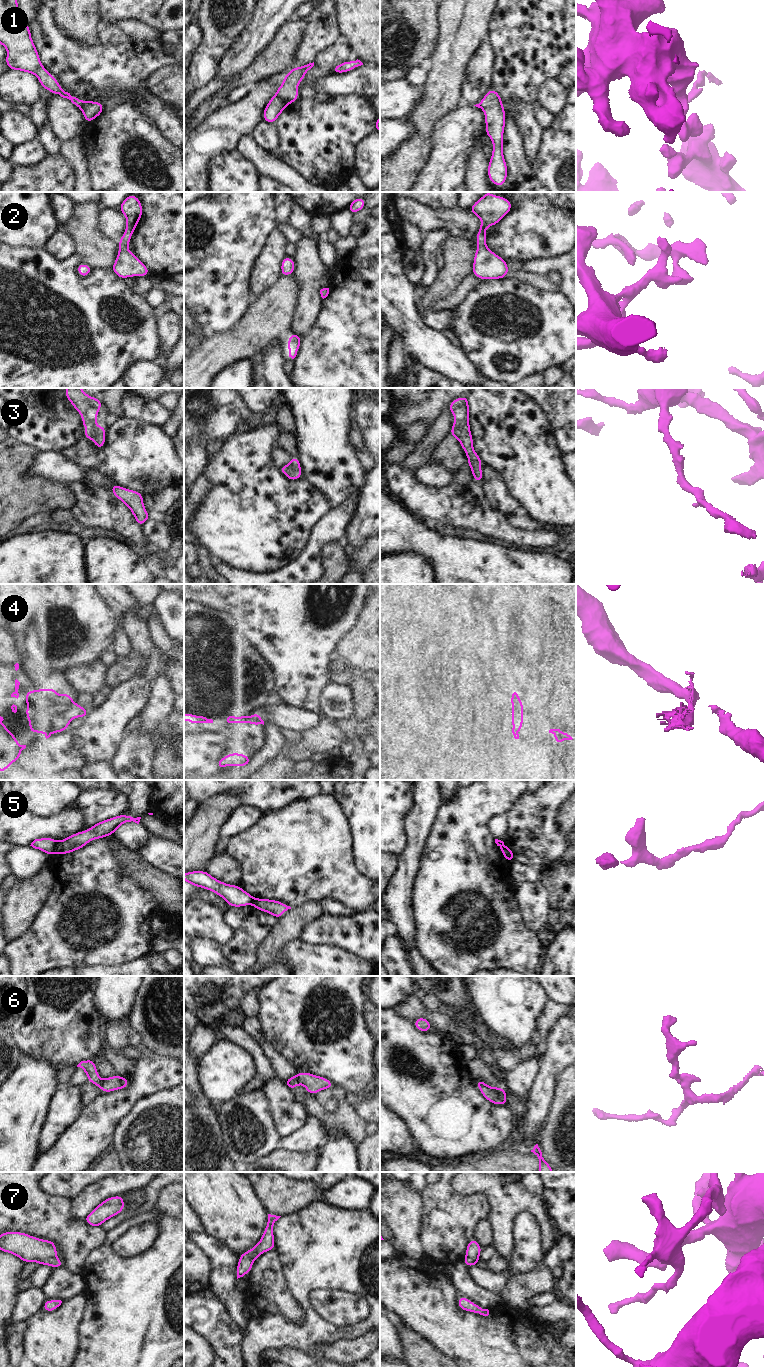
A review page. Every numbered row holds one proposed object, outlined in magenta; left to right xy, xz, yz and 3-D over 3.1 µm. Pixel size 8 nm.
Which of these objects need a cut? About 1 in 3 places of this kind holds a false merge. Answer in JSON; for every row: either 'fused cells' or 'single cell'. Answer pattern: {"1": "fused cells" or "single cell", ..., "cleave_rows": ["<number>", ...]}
{"1": "fused cells", "2": "single cell", "3": "single cell", "4": "fused cells", "5": "fused cells", "6": "fused cells", "7": "single cell", "cleave_rows": ["1", "4", "5", "6"]}

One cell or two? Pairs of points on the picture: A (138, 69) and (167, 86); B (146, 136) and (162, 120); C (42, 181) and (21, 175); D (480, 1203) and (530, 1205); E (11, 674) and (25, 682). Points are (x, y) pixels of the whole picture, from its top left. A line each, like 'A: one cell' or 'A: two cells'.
A: two cells
B: two cells
C: one cell
D: two cells
E: one cell

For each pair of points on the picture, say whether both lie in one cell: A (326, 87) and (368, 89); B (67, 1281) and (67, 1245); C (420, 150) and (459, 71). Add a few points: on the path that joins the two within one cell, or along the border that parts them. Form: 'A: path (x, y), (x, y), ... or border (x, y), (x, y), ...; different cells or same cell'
A: path (336, 86), (358, 86); same cell
B: border (64, 1266), (79, 1275); different cells
C: path (424, 130), (425, 116), (440, 100), (443, 91); same cell

